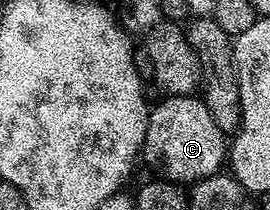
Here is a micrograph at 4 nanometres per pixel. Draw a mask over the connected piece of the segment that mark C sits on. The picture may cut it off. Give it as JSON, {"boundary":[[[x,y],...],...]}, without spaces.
{"boundary":[[[168,95],[151,106],[148,114],[148,126],[146,127],[146,139],[142,150],[142,161],[153,169],[153,174],[159,175],[165,181],[175,181],[185,187],[193,183],[213,177],[216,173],[221,172],[223,163],[226,161],[226,134],[214,123],[210,111],[204,106],[203,100],[199,96],[189,95],[178,97]]]}

